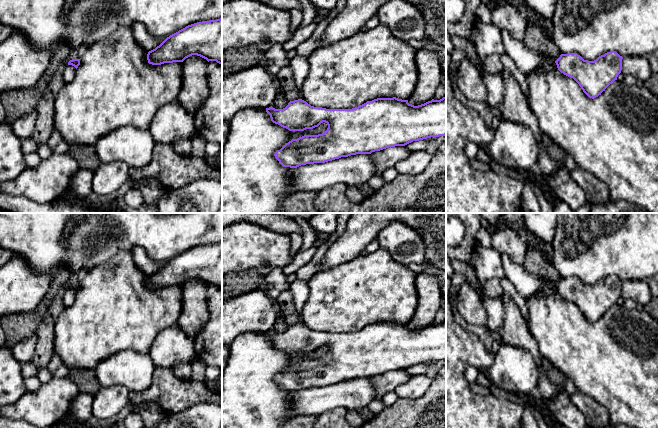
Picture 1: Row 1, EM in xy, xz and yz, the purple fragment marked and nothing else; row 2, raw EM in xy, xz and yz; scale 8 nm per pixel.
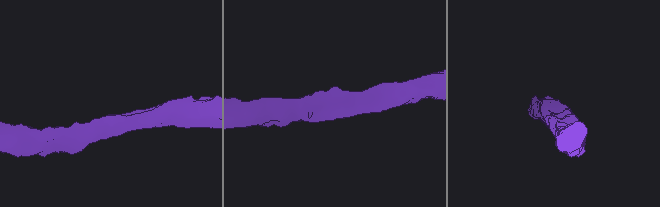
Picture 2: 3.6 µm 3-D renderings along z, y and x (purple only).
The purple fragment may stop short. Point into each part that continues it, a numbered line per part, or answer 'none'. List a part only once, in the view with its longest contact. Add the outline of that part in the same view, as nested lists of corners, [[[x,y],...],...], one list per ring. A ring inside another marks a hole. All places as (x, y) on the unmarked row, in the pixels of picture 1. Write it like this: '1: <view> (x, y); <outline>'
none

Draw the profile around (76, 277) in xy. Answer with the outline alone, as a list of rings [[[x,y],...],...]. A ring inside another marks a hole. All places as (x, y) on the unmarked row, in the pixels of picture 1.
[[[85,270],[72,272],[69,280],[63,285],[60,292],[52,299],[50,307],[42,316],[41,323],[36,330],[37,343],[32,361],[36,368],[47,367],[50,358],[54,353],[55,322],[58,316],[65,309],[63,294],[72,283],[81,283],[85,277]]]

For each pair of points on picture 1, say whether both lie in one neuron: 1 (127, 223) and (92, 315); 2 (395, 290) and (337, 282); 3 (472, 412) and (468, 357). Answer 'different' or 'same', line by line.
1: different
2: same
3: same

